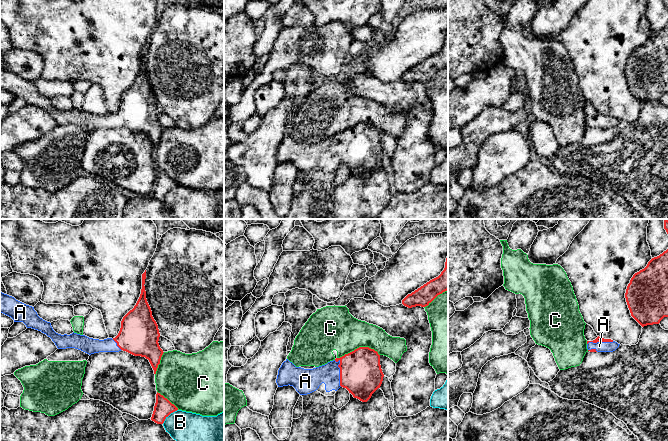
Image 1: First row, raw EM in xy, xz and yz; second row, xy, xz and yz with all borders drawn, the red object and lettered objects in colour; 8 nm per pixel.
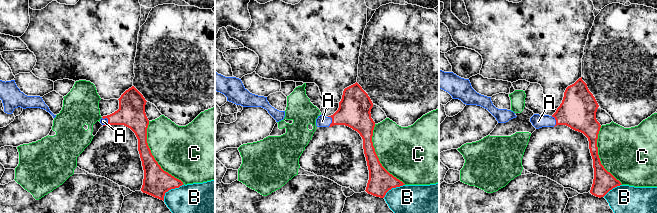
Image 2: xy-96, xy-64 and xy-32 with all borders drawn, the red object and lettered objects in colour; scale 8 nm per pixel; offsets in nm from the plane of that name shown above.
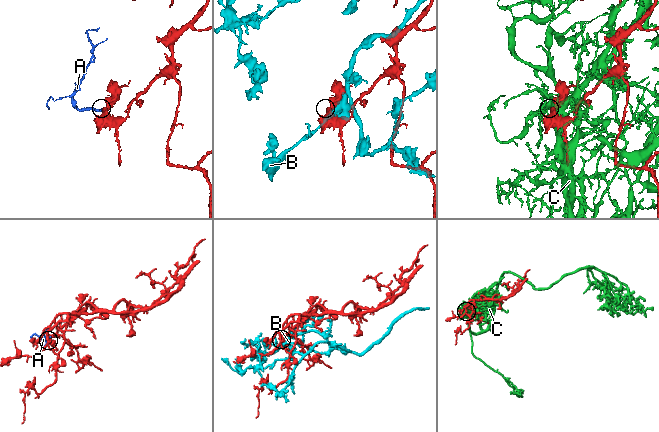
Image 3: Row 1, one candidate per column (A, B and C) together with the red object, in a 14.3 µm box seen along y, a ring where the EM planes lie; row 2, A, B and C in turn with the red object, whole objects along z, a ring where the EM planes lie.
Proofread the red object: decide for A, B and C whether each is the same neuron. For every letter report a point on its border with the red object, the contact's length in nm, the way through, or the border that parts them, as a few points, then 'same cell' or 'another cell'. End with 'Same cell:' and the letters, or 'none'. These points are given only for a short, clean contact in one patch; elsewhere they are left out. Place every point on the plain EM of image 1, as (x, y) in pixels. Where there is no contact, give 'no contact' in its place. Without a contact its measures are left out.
A: xz (340, 149) | 220 nm | across xz (360, 147), (340, 149), (320, 150), (310, 155) | same cell
B: xy (169, 190) | 170 nm | another cell
C: xz (359, 123) | 340 nm | another cell
Same cell: A

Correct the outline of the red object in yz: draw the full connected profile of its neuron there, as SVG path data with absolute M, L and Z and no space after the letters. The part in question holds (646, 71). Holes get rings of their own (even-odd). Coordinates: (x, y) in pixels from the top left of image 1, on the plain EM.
M668 25L633 51L625 74L631 92L642 103L668 93Z

